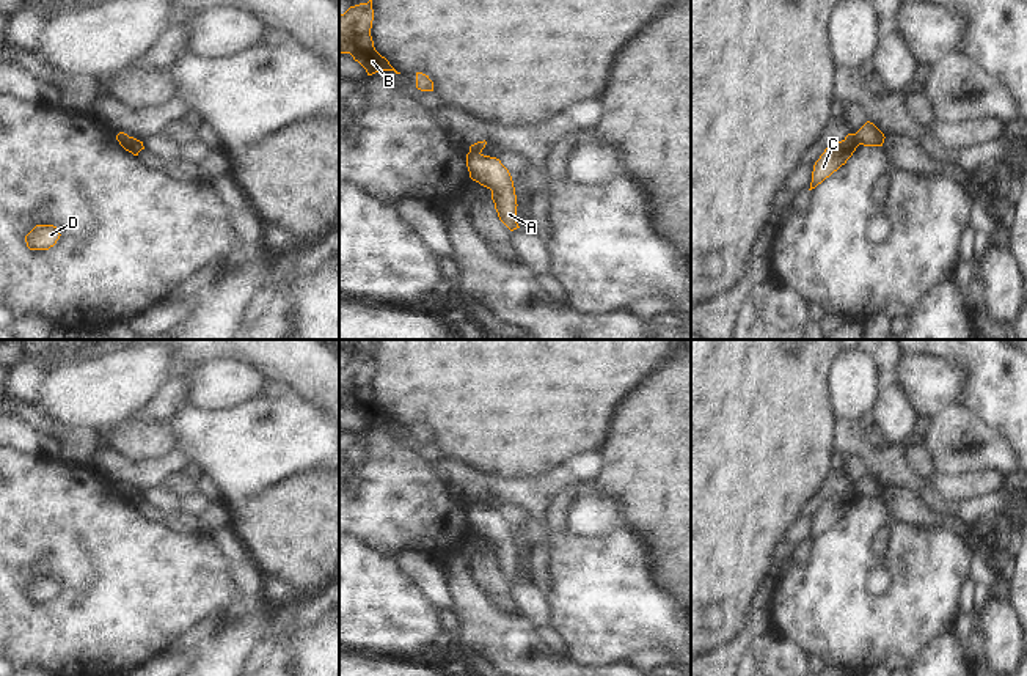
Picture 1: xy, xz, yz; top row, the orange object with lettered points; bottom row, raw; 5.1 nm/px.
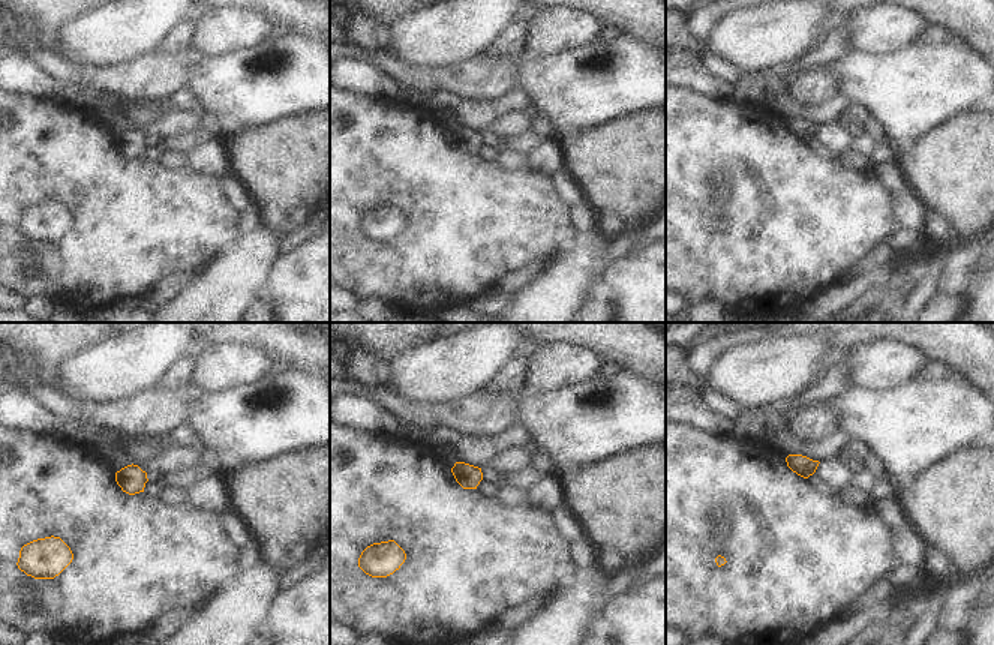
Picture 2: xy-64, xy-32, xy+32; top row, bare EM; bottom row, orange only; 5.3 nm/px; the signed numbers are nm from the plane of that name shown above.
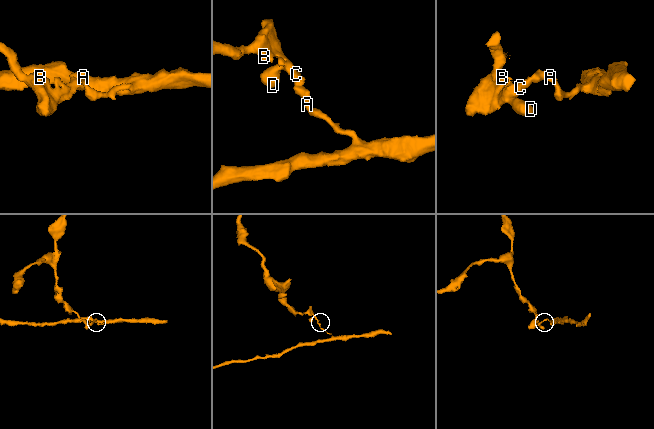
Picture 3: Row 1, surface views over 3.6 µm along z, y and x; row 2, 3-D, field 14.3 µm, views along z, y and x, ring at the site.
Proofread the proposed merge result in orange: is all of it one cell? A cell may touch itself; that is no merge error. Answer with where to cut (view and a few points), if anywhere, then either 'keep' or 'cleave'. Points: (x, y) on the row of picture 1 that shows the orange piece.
cut in yz along (855, 134), (859, 143); cleave

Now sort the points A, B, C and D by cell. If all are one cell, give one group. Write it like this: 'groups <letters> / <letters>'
groups A / B C D

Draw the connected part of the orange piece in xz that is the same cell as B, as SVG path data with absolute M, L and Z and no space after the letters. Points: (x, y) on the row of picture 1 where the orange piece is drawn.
M372 0L350 6L339 16L339 53L350 53L372 75L380 71L397 72L389 61L382 57L371 36L374 20Z

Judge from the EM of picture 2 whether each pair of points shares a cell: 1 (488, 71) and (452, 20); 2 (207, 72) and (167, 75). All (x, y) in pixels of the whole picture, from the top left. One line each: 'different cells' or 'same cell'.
1: different cells
2: different cells

